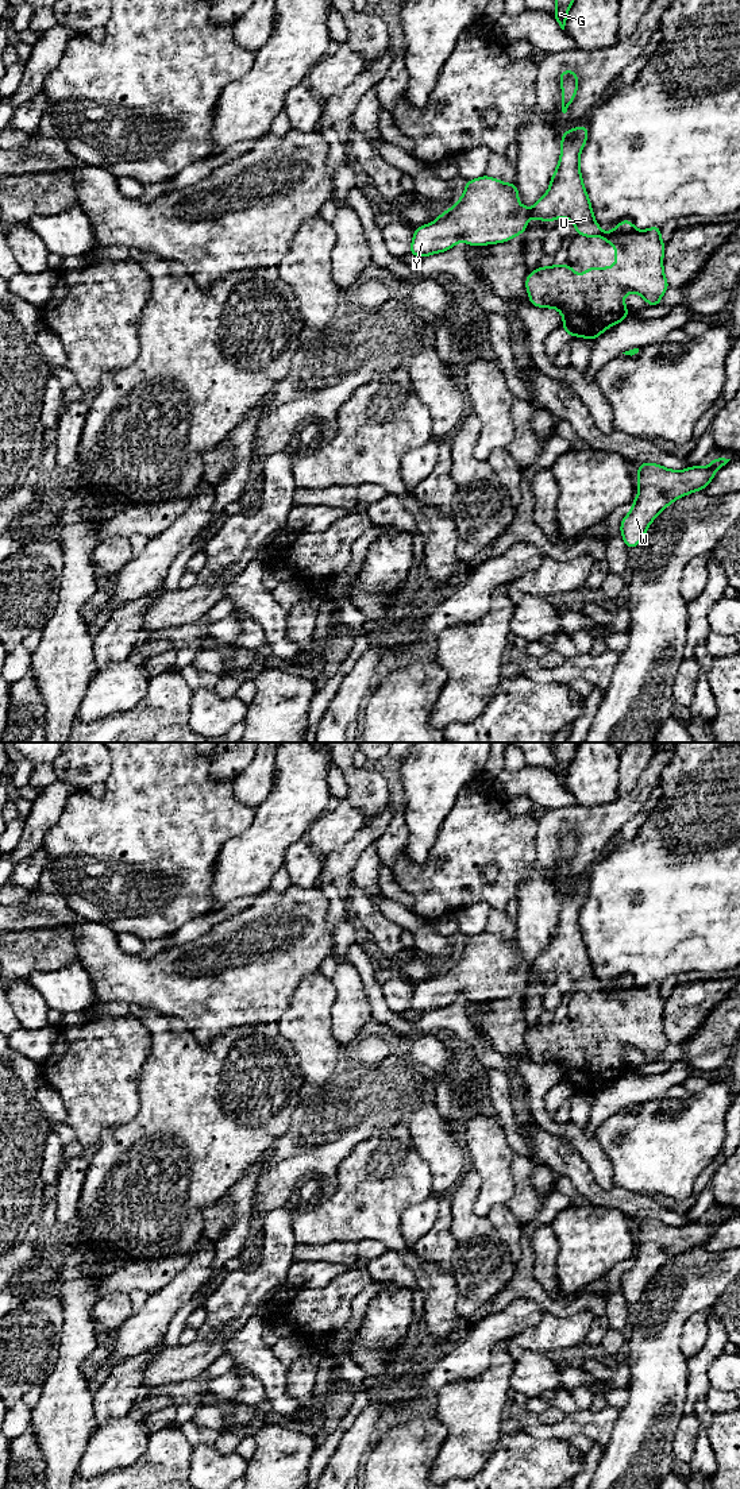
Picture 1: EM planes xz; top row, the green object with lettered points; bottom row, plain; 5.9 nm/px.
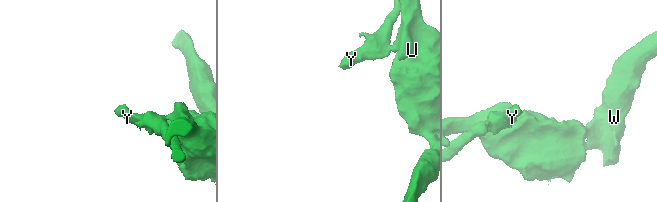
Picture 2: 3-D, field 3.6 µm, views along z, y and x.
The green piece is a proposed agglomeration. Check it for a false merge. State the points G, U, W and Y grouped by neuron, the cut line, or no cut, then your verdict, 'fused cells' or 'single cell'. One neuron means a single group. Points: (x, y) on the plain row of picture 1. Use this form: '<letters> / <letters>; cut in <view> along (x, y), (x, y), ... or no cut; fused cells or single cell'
G U W / Y; cut in xz along (528, 965), (530, 972); fused cells

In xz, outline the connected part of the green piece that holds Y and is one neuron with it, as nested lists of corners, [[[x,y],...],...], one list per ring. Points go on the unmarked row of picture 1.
[[[486,930],[469,936],[463,952],[456,960],[433,977],[417,983],[411,1000],[411,1012],[425,1014],[452,1004],[458,998],[465,996],[469,1002],[485,1002],[504,999],[525,988],[529,975],[529,965],[519,960],[516,940],[505,940]]]

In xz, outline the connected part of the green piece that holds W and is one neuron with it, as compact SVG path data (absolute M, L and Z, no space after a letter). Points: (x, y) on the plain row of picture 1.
M712 1214L708 1224L701 1220L681 1227L668 1226L656 1219L639 1219L639 1251L633 1255L632 1266L620 1280L628 1305L640 1300L650 1280L663 1265L683 1251L704 1246L712 1238L716 1227L729 1216Z

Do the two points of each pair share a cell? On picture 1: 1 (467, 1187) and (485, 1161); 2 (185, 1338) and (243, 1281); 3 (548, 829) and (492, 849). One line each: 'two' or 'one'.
1: two
2: two
3: two

